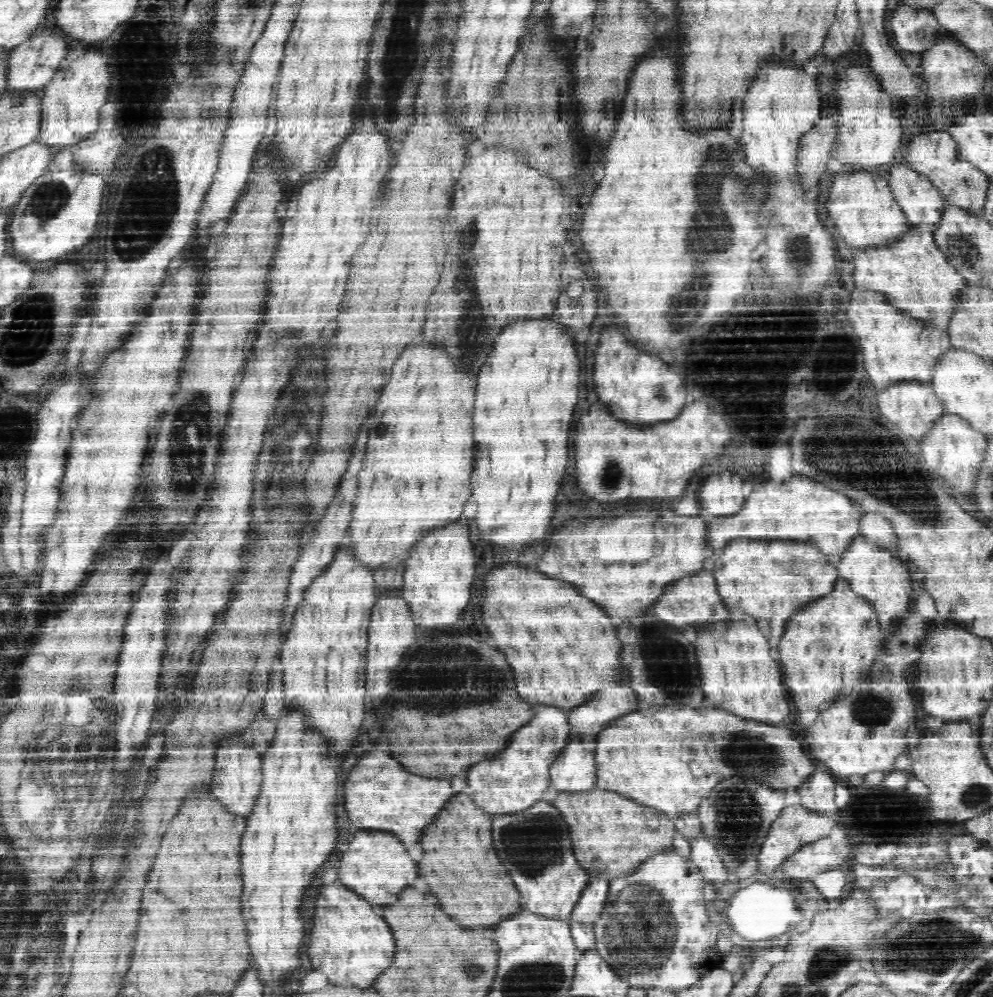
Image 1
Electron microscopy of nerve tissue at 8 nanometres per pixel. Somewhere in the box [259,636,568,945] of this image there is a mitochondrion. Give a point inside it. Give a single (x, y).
(549, 854)

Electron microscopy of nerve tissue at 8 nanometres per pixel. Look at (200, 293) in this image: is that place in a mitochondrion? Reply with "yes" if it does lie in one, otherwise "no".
no

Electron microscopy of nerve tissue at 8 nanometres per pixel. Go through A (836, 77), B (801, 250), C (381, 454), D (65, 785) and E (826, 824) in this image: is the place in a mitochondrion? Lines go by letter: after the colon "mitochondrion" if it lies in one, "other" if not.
A: other
B: mitochondrion
C: other
D: mitochondrion
E: other

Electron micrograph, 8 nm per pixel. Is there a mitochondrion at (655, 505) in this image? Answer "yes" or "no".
no

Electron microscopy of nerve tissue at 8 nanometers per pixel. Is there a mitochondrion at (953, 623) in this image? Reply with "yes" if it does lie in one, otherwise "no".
no

